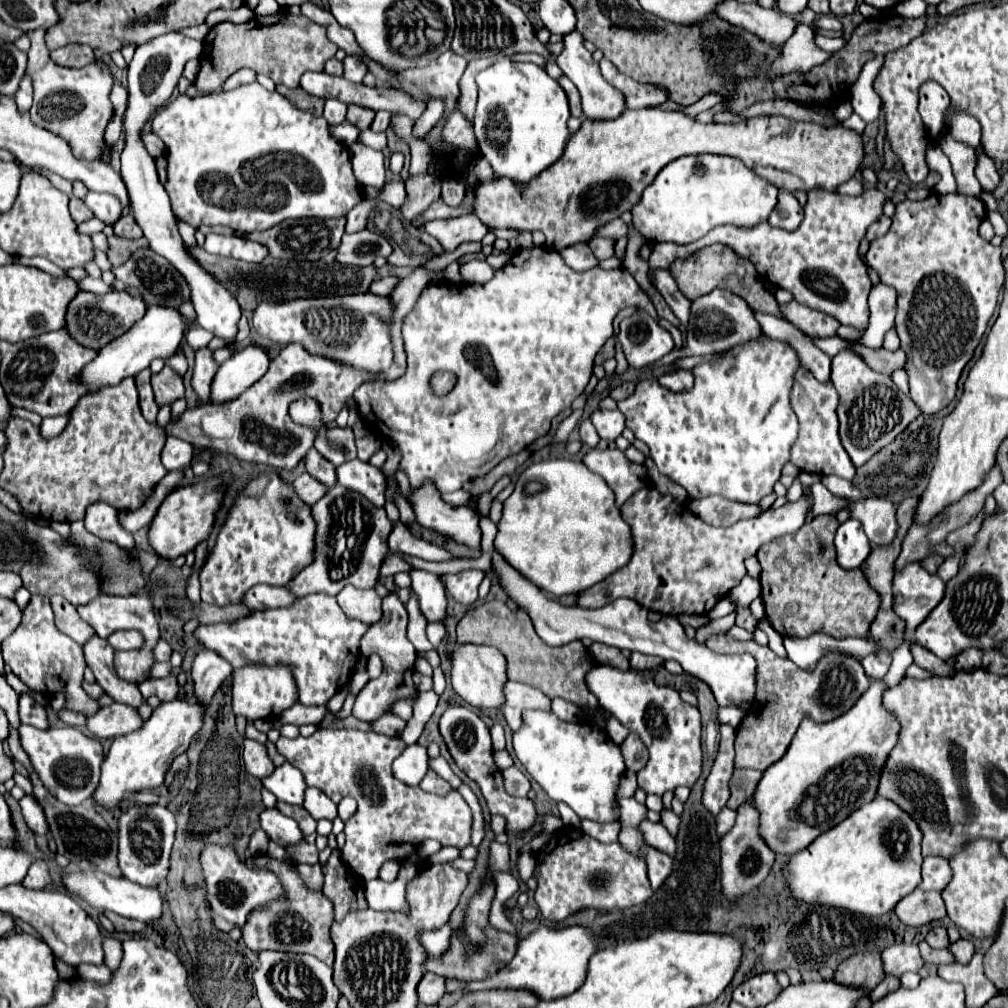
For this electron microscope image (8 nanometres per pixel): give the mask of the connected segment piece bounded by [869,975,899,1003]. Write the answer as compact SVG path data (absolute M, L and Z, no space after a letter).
M887 975L873 991L871 991L871 1001L875 1003L875 1001L879 1001L879 999L883 999L885 995L889 995L889 993L893 993L895 989L899 989L899 979L897 977L891 977L891 975Z

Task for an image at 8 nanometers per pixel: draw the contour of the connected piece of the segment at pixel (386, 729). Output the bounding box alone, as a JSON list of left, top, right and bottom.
[371,715,405,735]

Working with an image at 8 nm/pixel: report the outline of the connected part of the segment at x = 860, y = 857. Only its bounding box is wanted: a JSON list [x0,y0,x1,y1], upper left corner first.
[783,797,921,915]

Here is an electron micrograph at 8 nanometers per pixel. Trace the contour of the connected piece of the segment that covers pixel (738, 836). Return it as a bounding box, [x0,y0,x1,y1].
[719,799,775,903]

